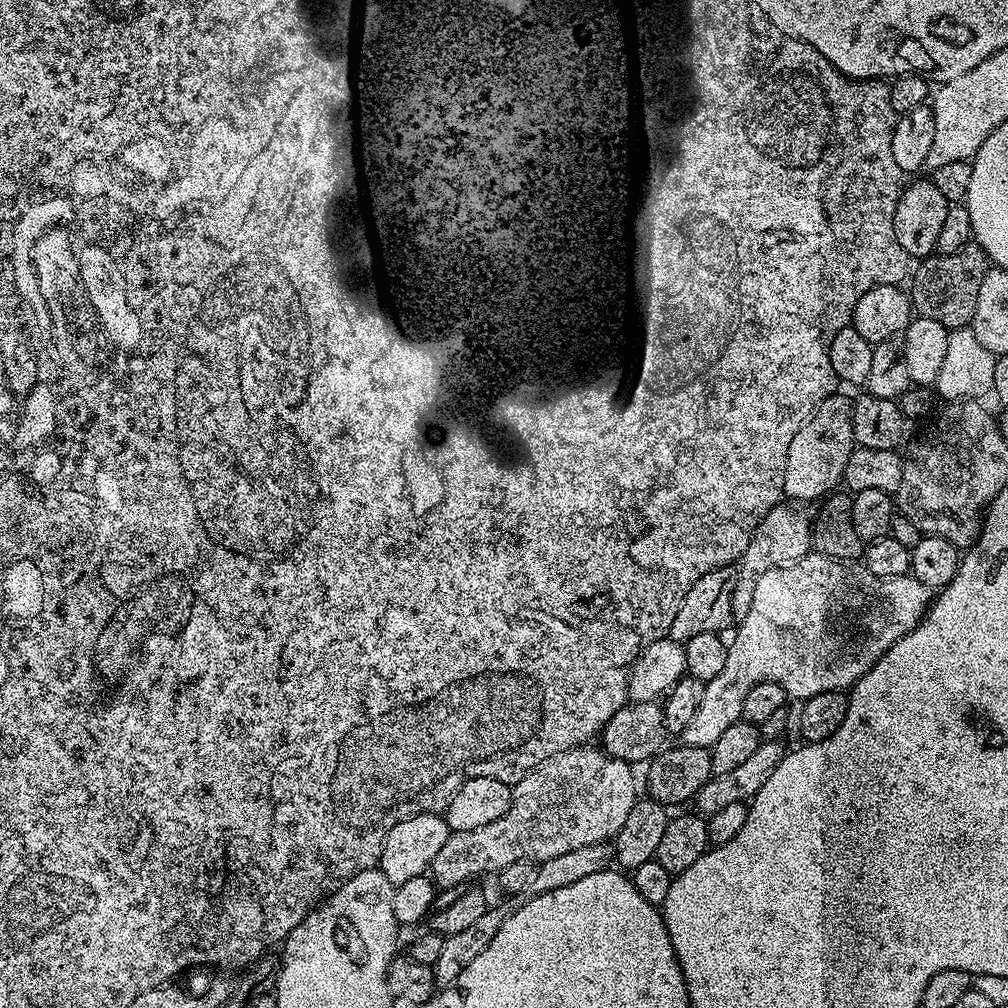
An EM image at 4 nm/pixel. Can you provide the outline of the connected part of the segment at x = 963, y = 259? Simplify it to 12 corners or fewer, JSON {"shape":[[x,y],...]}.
{"shape":[[975,242],[923,257],[916,316],[967,328],[990,261]]}

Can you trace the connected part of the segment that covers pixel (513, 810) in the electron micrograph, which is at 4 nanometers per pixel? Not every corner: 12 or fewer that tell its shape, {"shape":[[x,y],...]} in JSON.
{"shape":[[560,752],[511,785],[510,810],[452,832],[437,889],[611,841],[633,765]]}

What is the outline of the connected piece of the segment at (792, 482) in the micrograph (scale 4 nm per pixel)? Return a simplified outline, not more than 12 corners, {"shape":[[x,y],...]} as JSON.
{"shape":[[833,394],[786,454],[783,495],[827,497],[854,447],[853,401]]}

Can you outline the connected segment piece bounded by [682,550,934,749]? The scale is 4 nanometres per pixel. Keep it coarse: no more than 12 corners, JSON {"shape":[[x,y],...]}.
{"shape":[[815,550],[766,570],[682,733],[711,749],[750,686],[851,689],[933,589]]}

